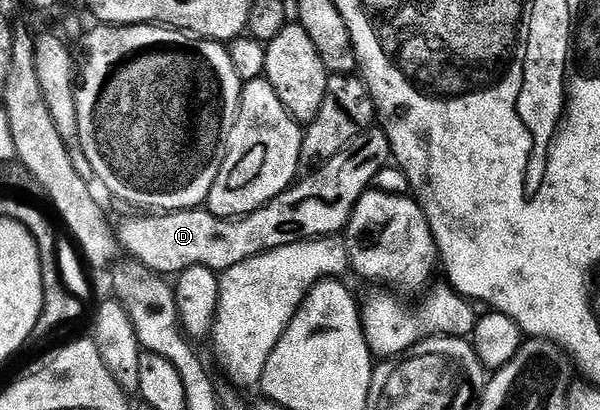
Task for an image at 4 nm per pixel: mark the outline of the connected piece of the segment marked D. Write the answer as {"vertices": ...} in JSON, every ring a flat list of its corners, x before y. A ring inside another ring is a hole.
{"vertices":[[372,125,328,163,307,176,304,174,276,199,253,213,239,219,222,219,206,209,135,213,132,219,117,227,119,246,132,260,156,274,177,277,193,265,205,265,222,273,266,251,302,243,305,239,335,237,351,220,357,201,374,184,371,182,375,174,391,158,389,137,382,126]]}

